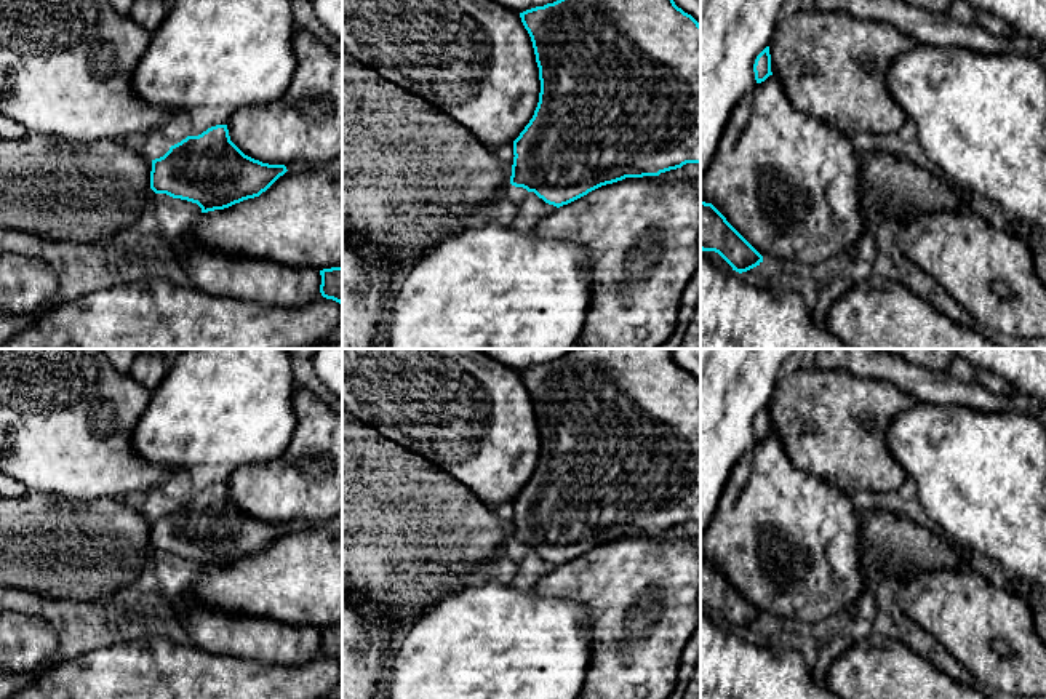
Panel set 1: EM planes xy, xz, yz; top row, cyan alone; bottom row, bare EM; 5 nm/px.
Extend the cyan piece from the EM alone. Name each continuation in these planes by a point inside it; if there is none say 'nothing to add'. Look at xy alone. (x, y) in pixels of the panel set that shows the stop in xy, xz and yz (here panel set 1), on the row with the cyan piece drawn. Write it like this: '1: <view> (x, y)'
nothing to add

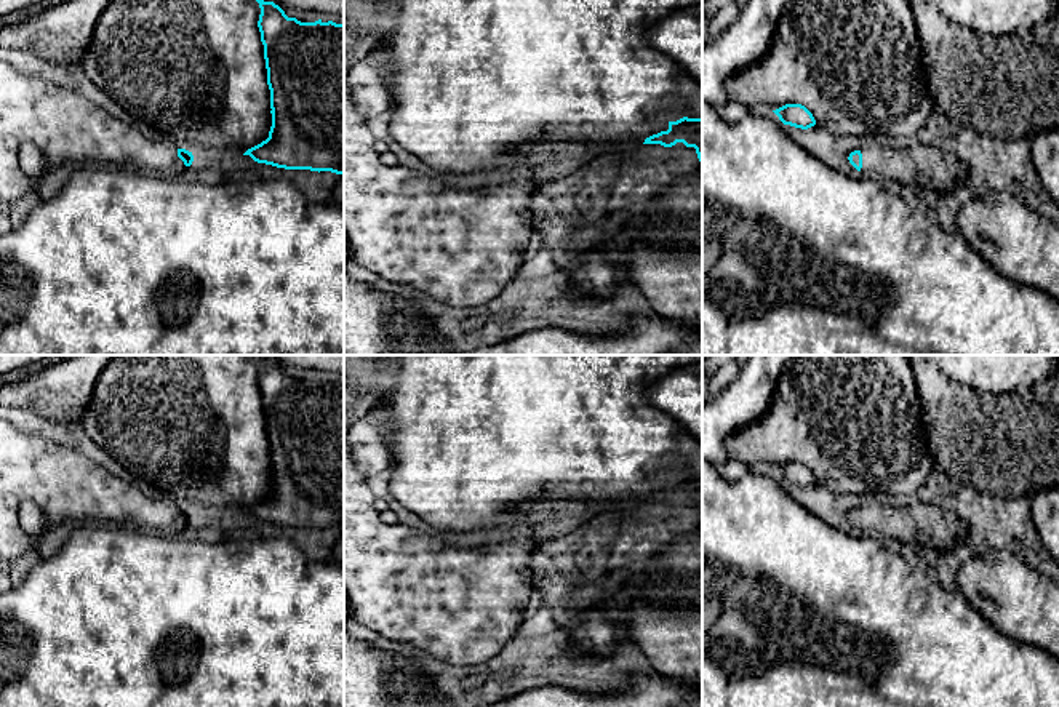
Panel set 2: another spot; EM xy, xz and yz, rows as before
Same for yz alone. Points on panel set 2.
1: yz (920, 167)

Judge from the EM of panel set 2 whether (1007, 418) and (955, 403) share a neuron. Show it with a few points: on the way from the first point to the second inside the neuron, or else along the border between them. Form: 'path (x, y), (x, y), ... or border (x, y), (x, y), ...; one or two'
path (994, 418), (968, 416); one

